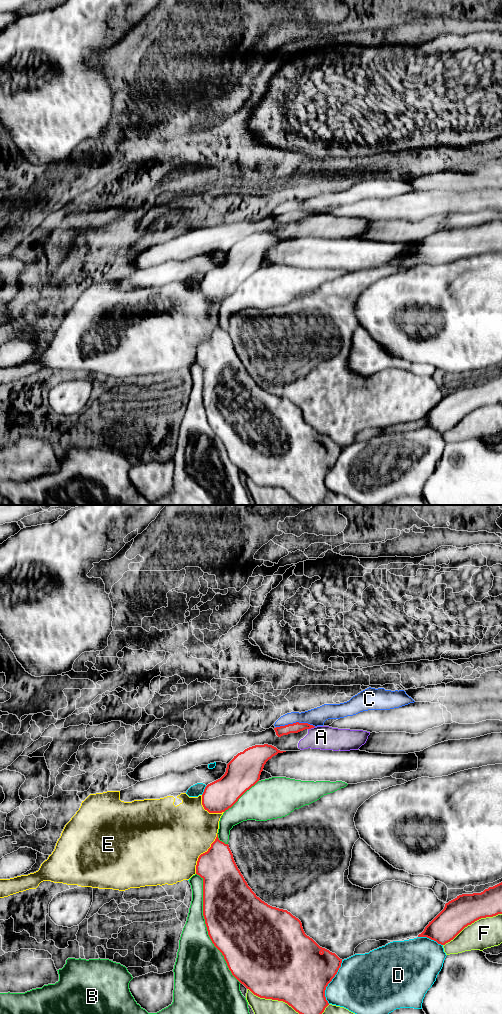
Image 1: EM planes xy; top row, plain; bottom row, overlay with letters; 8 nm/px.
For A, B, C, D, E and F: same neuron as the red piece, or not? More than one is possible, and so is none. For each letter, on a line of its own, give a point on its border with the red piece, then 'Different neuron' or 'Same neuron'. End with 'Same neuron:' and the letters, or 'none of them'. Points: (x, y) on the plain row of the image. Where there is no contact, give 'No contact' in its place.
A: Touches red at xy (311, 215). Different neuron
B: Touches red at xy (207, 416). Different neuron
C: Touches red at xy (296, 210). Different neuron
D: Touches red at xy (330, 469). Different neuron
E: Touches red at xy (203, 341). Different neuron
F: Touches red at xy (472, 410). Different neuron
Same neuron: none of them

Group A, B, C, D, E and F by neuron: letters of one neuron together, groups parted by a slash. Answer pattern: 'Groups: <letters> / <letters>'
Groups: A / B C D E F

